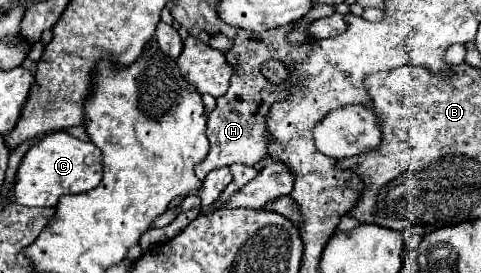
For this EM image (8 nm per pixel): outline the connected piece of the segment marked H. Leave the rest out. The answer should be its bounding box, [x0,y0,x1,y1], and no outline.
[196,26,316,180]

